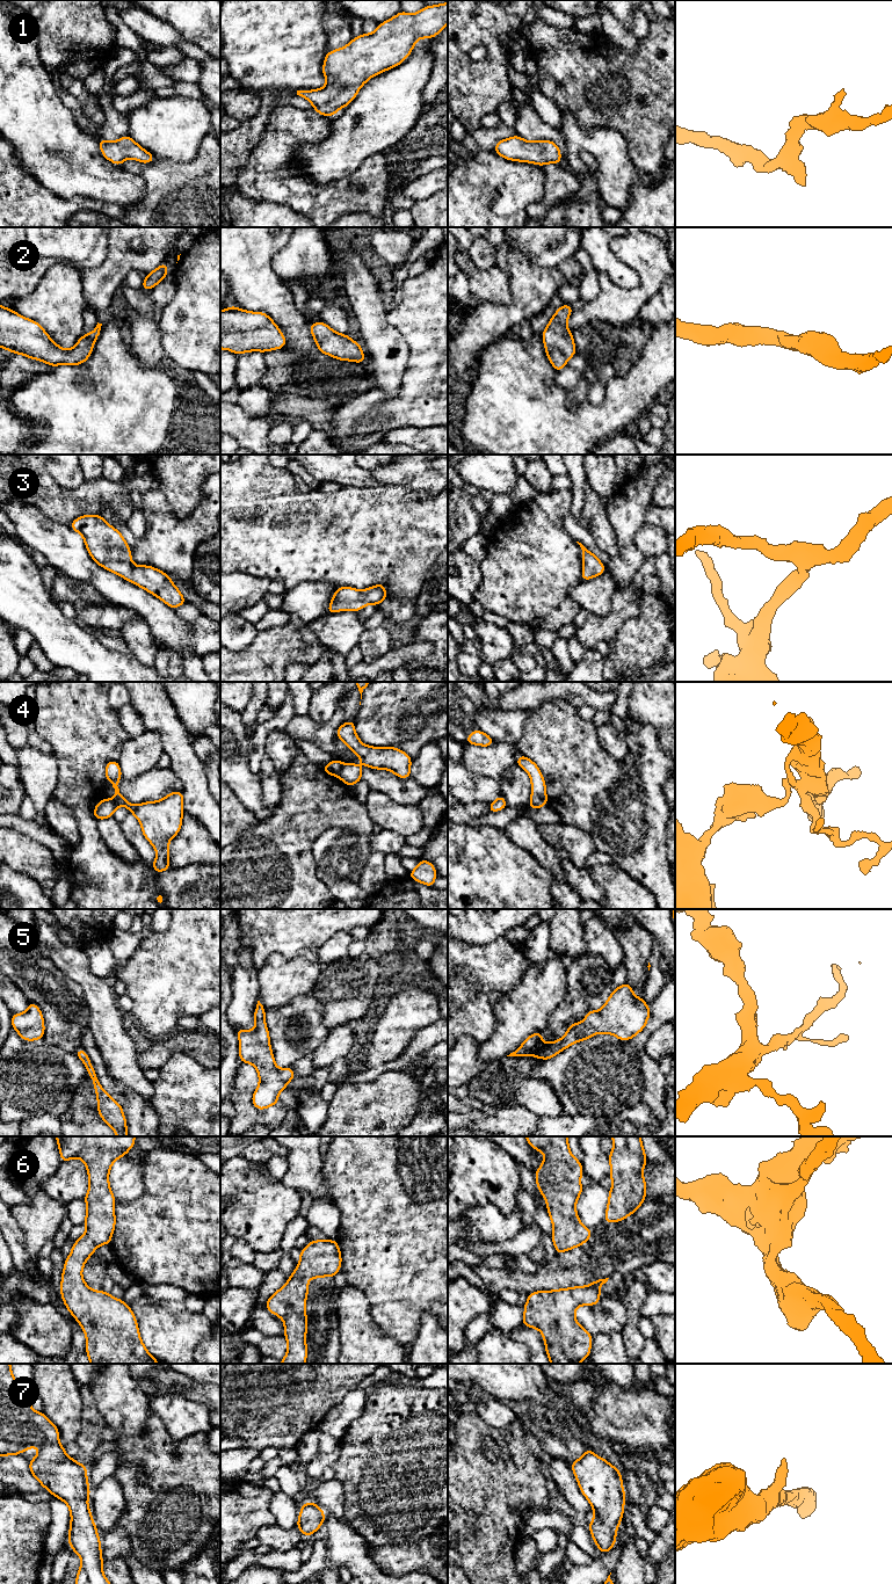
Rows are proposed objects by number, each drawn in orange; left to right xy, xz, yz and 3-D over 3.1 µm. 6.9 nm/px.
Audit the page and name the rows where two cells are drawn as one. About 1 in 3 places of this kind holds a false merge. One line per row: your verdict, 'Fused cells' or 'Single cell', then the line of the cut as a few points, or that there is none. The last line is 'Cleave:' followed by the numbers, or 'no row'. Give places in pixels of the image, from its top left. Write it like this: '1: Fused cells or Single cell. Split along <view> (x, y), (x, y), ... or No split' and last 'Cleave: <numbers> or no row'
1: Single cell. No split
2: Single cell. No split
3: Single cell. No split
4: Fused cells. Split along xz (343, 763), (335, 775)
5: Single cell. No split
6: Single cell. No split
7: Single cell. No split
Cleave: 4

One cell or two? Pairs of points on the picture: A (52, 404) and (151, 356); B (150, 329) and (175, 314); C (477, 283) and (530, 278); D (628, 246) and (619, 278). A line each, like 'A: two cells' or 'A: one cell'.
A: two cells
B: two cells
C: two cells
D: two cells

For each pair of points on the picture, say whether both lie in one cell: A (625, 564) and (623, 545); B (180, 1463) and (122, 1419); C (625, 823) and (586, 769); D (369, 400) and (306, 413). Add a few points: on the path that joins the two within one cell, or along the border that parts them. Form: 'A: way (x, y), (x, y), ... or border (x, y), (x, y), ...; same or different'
A: way (625, 559), (625, 550); same
B: border (151, 1414), (147, 1428), (142, 1433), (118, 1437); different
C: border (618, 769), (618, 777), (596, 796), (590, 815); different
D: border (340, 405), (333, 414); different

